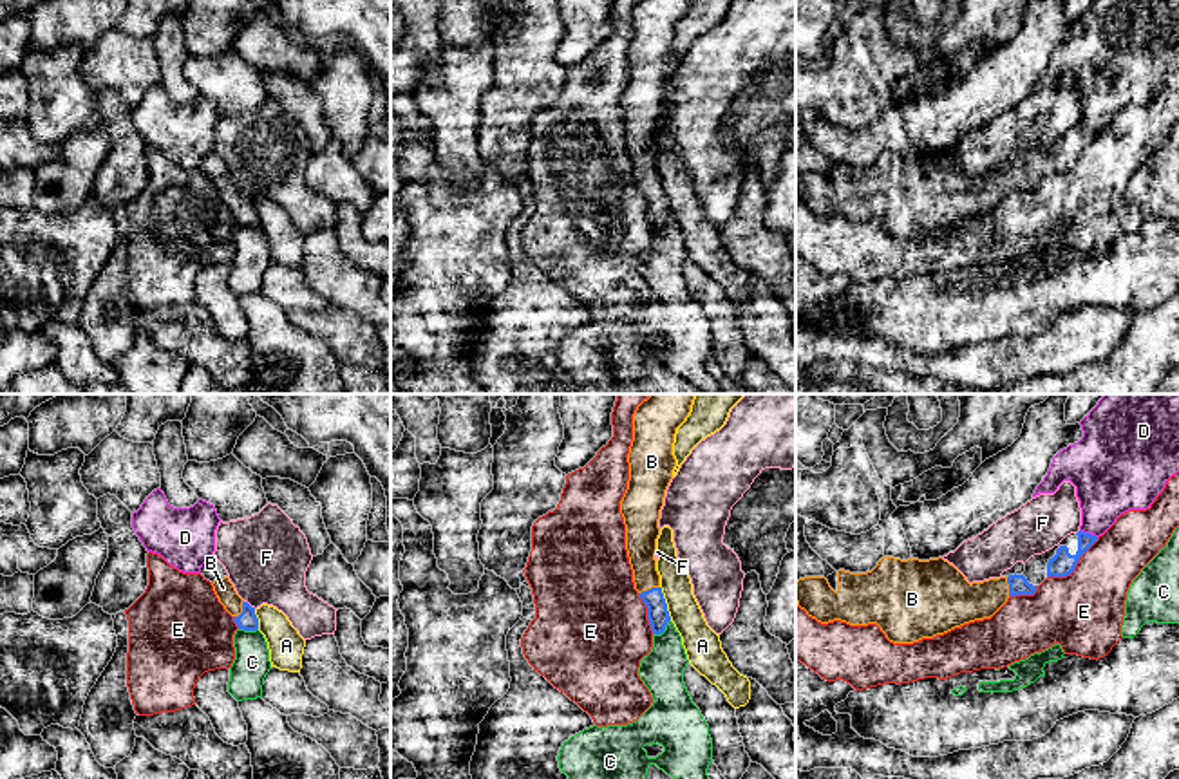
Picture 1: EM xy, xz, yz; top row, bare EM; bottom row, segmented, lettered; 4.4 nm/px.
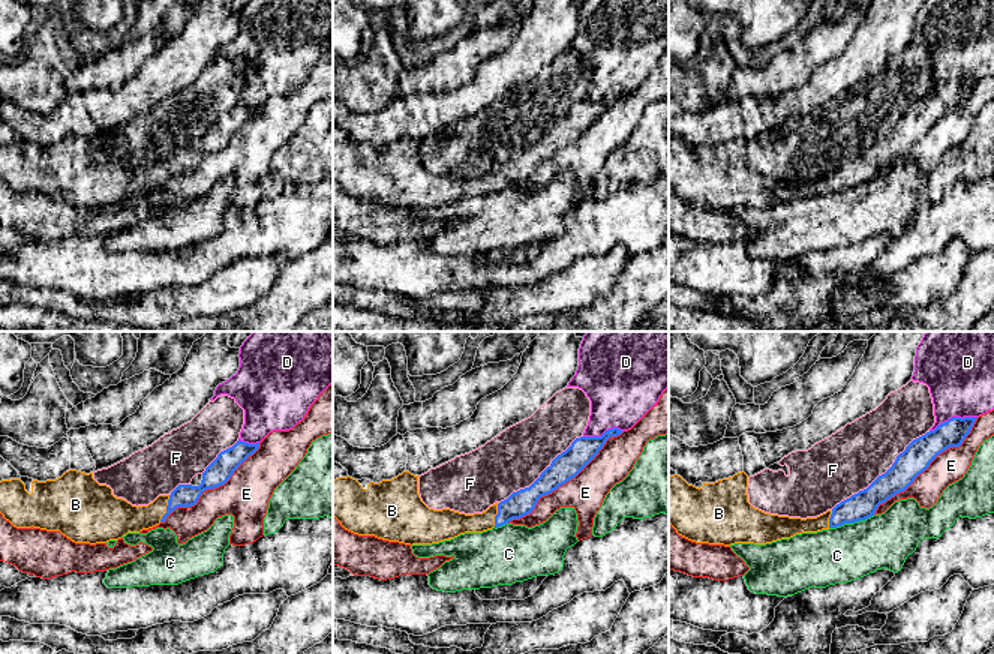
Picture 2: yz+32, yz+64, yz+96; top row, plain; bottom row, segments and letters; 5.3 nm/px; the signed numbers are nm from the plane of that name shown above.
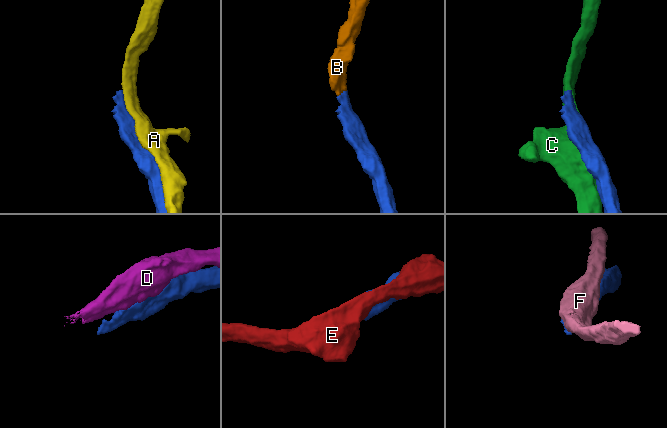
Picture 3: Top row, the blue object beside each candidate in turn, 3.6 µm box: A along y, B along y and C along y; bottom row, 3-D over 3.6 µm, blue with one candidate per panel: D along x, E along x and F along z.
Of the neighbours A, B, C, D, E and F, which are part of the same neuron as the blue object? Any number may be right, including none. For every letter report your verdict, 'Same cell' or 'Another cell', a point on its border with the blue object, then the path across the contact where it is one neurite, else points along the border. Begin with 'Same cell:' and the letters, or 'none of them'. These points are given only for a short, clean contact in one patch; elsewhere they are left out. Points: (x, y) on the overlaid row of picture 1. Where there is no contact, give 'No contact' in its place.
Same cell: B
A: Another cell. Touches blue at xz (664, 602)
B: Same cell. Touches blue at xz (648, 590). Path across: xz (657, 610), (648, 590), (641, 535)
C: Another cell. Touches blue at xz (664, 629)
D: Another cell. Touches blue at yz (1089, 534)
E: Another cell. Touches blue at yz (1075, 566)
F: Another cell. Touches blue at xy (248, 604)

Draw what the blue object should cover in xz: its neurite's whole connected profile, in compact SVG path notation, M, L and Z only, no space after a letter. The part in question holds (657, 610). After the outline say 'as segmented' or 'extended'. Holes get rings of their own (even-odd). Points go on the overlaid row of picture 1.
M649 394L633 414L629 481L620 501L620 513L635 589L647 607L653 634L662 634L671 620L655 553L660 510L676 466L674 434L689 416L693 399L694 394Z; extended

